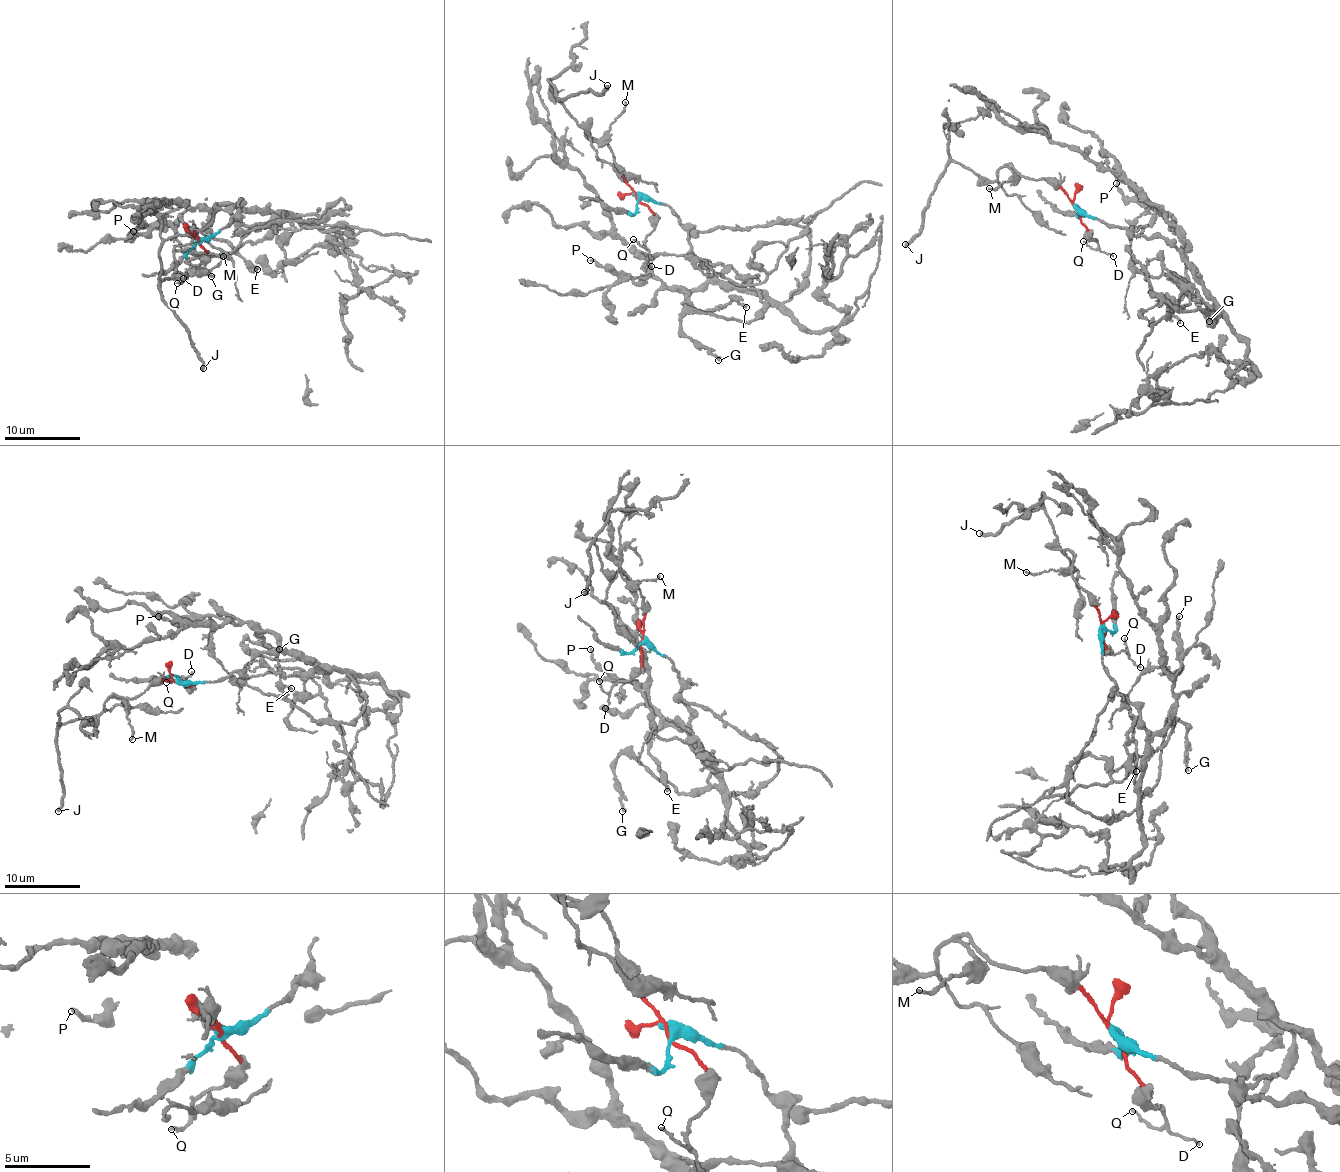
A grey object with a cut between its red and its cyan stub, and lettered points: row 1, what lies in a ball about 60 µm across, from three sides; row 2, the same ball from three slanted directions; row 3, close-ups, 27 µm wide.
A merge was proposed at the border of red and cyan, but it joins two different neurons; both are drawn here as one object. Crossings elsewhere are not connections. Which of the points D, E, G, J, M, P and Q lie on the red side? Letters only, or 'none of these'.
D, J, M, Q

